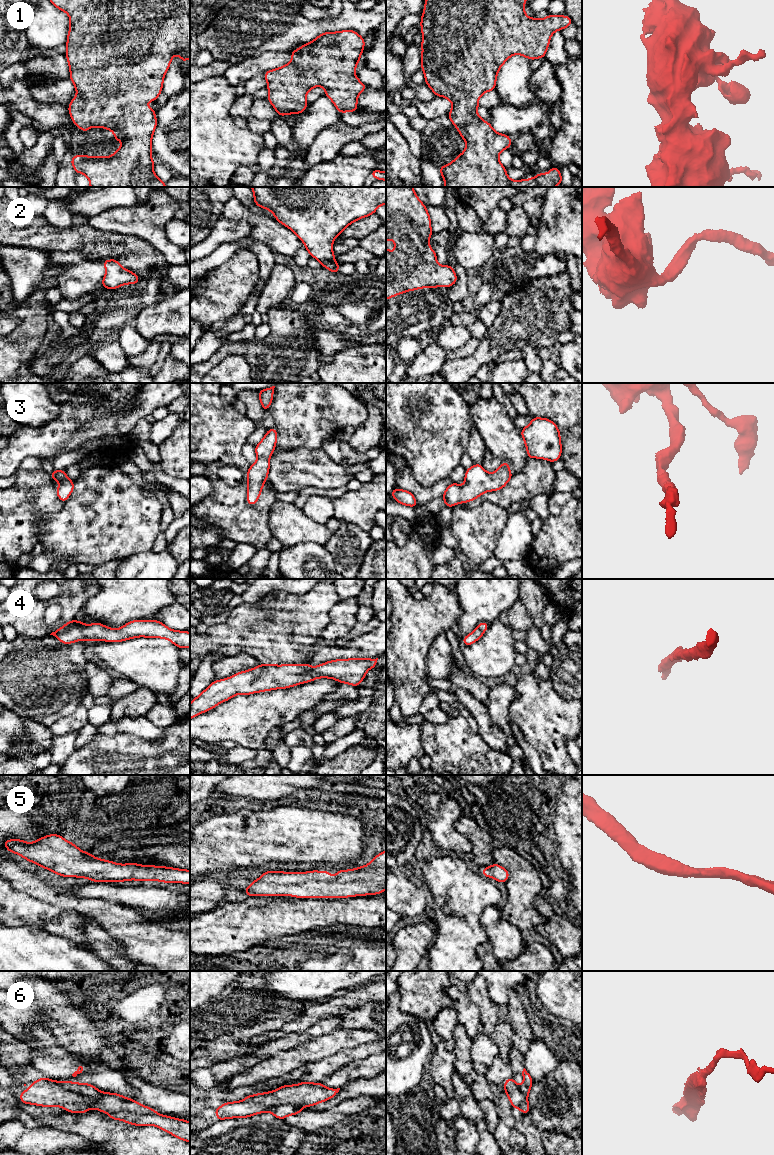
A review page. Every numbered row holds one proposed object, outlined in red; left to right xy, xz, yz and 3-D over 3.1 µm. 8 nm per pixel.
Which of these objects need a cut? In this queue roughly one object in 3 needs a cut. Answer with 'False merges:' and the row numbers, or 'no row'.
False merges: 6

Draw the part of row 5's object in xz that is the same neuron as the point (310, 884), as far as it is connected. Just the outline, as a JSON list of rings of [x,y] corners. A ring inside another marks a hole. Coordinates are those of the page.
[[[386,851],[379,853],[365,866],[350,870],[338,870],[335,876],[328,871],[280,872],[266,871],[254,880],[244,891],[251,896],[288,895],[298,898],[353,897],[380,894],[386,890]]]

